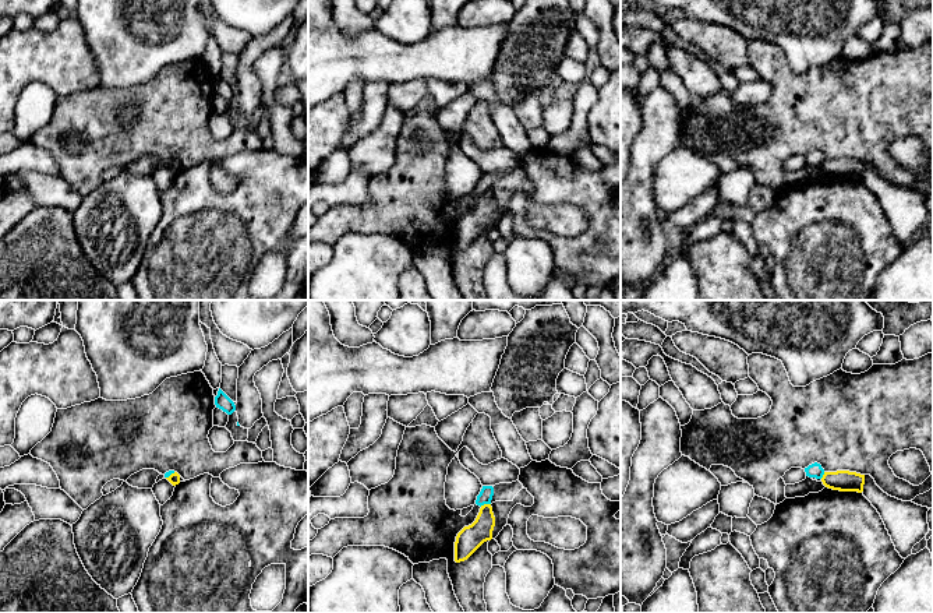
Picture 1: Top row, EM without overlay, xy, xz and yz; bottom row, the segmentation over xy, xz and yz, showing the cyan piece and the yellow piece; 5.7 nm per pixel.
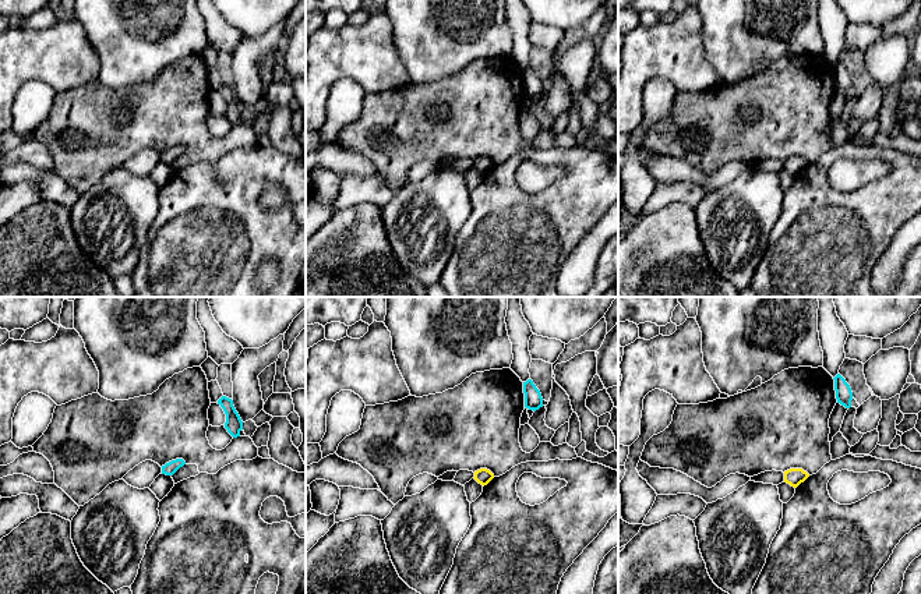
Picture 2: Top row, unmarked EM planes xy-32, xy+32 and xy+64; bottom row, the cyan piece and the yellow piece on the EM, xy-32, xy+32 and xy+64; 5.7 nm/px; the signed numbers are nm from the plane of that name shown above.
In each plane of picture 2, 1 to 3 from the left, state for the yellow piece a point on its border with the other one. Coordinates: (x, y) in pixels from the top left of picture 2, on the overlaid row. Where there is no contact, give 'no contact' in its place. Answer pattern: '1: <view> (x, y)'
1: no contact
2: no contact
3: no contact

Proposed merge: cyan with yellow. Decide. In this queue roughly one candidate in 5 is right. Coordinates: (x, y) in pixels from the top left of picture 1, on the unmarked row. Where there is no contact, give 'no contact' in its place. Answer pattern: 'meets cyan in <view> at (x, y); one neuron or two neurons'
meets cyan in xz at (484, 190); two neurons

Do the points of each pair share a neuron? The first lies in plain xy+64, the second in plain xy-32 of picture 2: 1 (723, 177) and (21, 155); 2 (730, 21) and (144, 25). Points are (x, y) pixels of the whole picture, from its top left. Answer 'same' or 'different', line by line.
1: same
2: same

